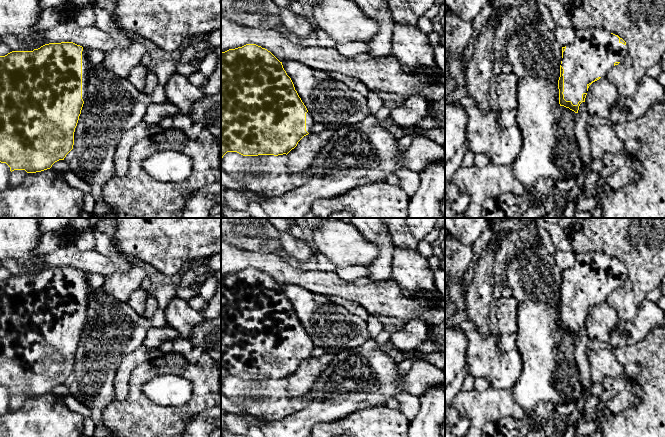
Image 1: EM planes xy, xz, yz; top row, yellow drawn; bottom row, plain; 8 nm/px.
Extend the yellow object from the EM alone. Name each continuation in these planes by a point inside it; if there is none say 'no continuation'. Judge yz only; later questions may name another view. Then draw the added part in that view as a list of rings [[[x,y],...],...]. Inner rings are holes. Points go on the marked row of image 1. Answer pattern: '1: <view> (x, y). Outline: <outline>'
1: yz (594, 51). Outline: [[[600,27],[580,28],[575,31],[575,40],[566,46],[563,52],[564,99],[577,105],[582,94],[587,93],[587,85],[598,77],[606,77],[607,71],[615,62],[622,62],[627,54],[627,45],[619,42],[619,38]]]

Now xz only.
1: xz (310, 122). Outline: [[[308,111],[307,113],[306,113],[306,131],[308,132],[308,133],[311,133],[311,129],[312,129],[312,126],[314,125],[314,120],[313,120],[313,118],[312,118],[312,115],[311,115],[311,113]]]

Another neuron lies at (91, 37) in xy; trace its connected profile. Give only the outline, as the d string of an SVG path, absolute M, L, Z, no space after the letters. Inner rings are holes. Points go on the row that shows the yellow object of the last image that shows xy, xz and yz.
M67 19L56 27L45 31L43 38L36 39L33 49L49 43L73 42L92 50L109 52L115 48L128 47L132 40L124 31L106 33L96 28L81 27L74 19Z

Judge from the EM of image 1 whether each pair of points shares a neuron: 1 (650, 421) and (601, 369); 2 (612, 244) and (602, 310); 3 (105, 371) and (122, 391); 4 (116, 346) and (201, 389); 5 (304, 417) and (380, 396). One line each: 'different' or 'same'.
1: different
2: different
3: different
4: different
5: same

